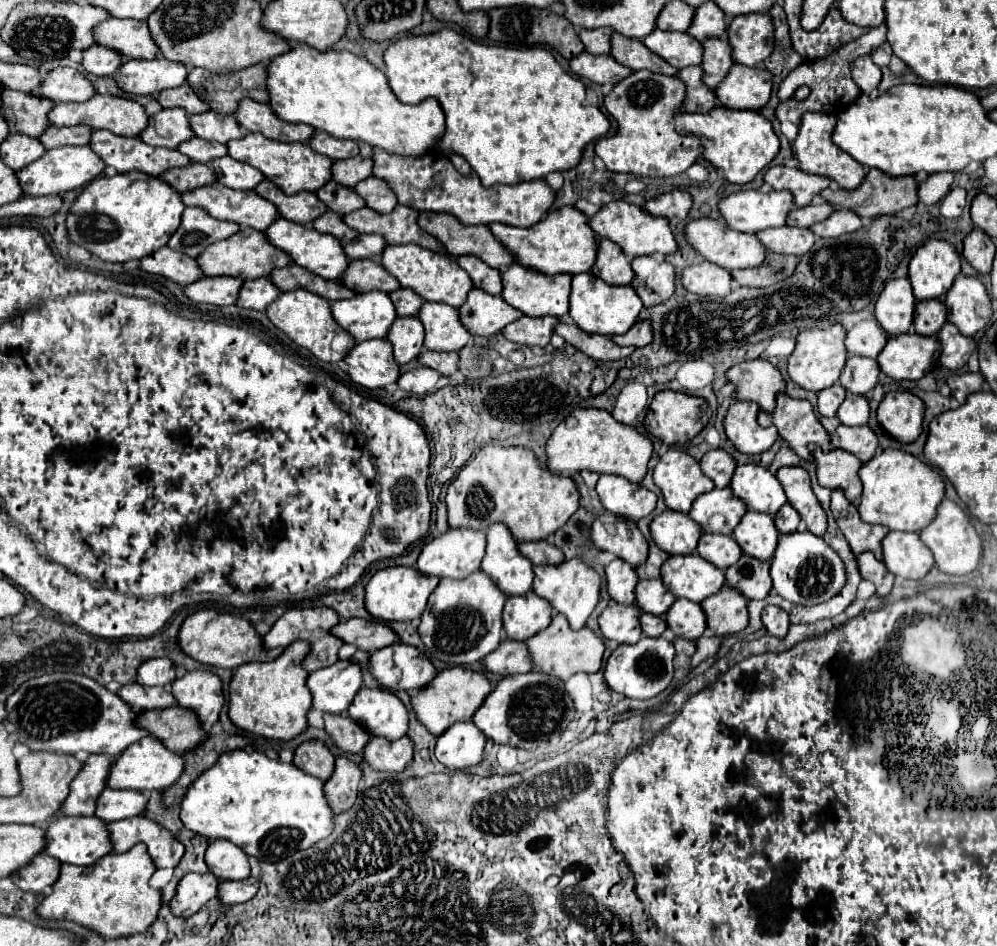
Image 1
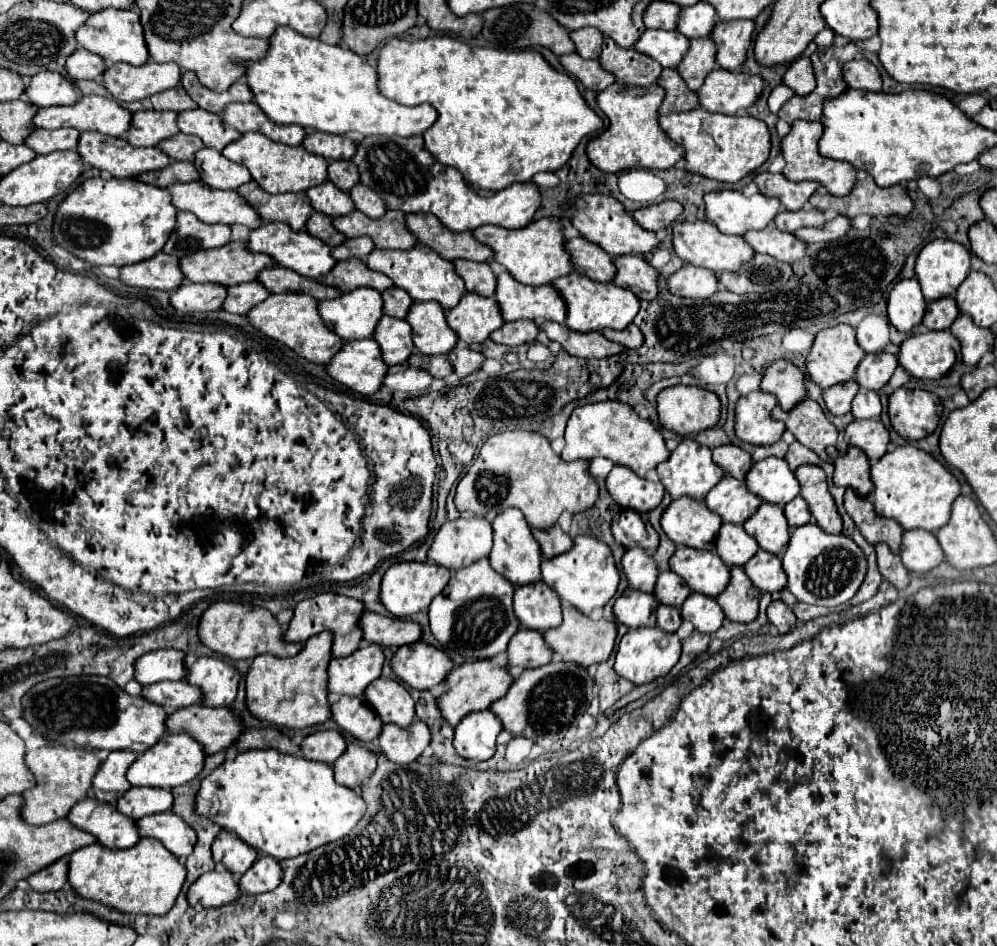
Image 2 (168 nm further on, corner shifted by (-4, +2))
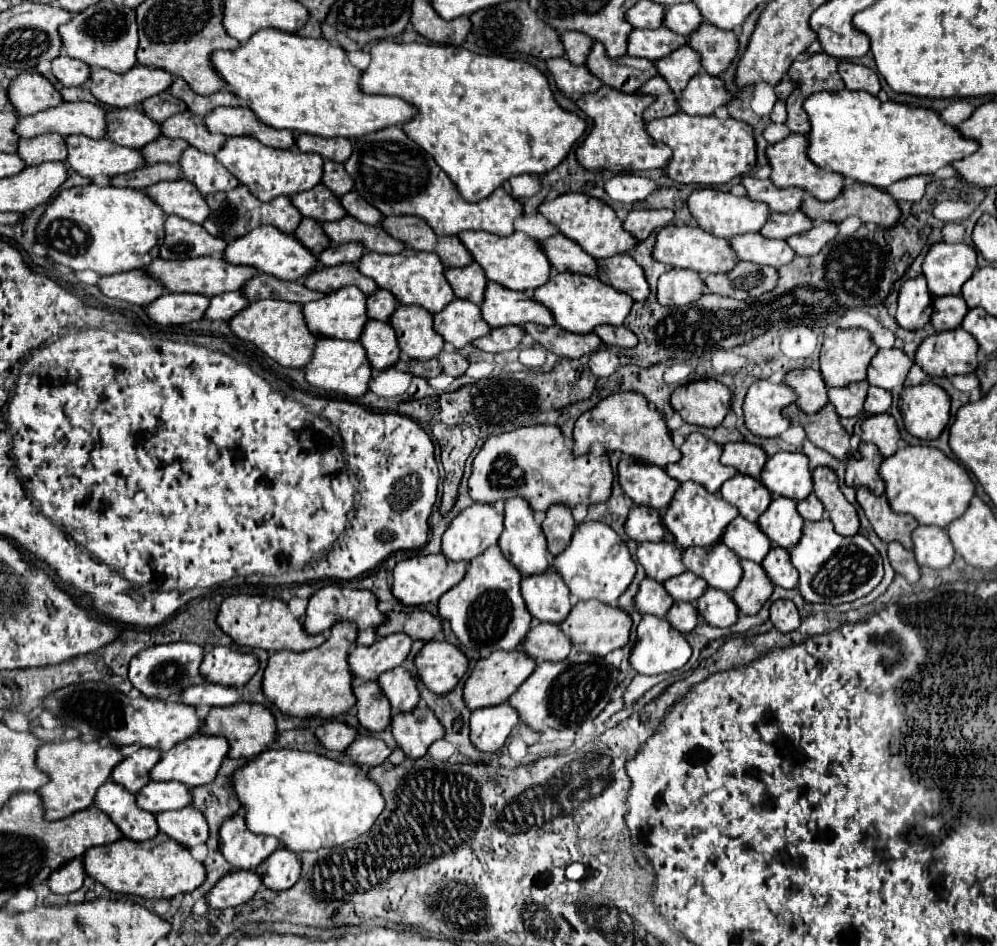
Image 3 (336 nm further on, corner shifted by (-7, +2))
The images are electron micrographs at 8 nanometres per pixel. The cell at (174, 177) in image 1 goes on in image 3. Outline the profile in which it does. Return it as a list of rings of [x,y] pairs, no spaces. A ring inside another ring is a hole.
[[[146,164],[140,166],[128,174],[120,174],[110,178],[112,186],[118,188],[134,188],[134,190],[144,190],[156,182],[162,180],[176,180],[180,178],[180,166],[178,164]]]

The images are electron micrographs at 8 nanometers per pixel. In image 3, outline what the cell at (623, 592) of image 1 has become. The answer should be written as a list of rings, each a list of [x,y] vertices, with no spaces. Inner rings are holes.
[[[642,542],[636,558],[644,566],[646,574],[658,582],[666,582],[668,578],[686,572],[682,564],[682,550],[676,542]]]

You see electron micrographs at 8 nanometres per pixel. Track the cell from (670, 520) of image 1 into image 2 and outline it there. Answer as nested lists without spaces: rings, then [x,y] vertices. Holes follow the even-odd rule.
[[[693,498],[673,500],[661,516],[663,532],[677,546],[713,550],[721,518],[707,508],[705,502]]]

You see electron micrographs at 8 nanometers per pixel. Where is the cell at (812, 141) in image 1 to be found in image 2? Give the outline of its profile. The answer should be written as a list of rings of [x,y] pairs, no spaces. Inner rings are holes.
[[[799,120],[793,122],[791,132],[783,138],[781,148],[783,148],[783,156],[787,160],[787,166],[783,168],[783,174],[787,178],[791,178],[793,182],[801,182],[801,180],[815,180],[821,186],[827,188],[829,194],[833,196],[845,196],[851,192],[851,186],[855,186],[855,170],[849,162],[839,162],[833,158],[823,158],[817,150],[817,142],[823,136],[823,124],[819,120],[815,122],[807,122],[807,120]]]

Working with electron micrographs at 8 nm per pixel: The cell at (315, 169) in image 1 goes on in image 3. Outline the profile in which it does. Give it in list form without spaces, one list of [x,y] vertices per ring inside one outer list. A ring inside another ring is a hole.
[[[234,136],[224,142],[216,152],[216,160],[230,170],[240,184],[244,184],[256,198],[270,202],[276,196],[294,196],[302,190],[310,190],[322,180],[324,160],[318,154],[304,154],[298,150],[276,150],[262,146],[258,140],[248,136]]]

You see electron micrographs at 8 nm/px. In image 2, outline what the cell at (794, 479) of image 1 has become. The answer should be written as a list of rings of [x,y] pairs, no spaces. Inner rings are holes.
[[[805,464],[795,470],[795,478],[801,484],[801,498],[807,502],[815,524],[827,532],[827,534],[839,534],[841,532],[841,516],[837,514],[835,502],[827,490],[825,472],[819,466]]]

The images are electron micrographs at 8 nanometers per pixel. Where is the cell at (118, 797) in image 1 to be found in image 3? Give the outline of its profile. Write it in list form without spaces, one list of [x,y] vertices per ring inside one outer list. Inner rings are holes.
[[[150,782],[138,792],[138,806],[150,810],[152,814],[178,810],[192,804],[192,794],[188,786],[180,782]]]

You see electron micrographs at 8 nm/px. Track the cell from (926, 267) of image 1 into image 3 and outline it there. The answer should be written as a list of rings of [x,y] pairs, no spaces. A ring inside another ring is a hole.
[[[936,242],[930,246],[924,264],[924,278],[934,296],[958,296],[964,282],[976,270],[976,250],[964,242]]]

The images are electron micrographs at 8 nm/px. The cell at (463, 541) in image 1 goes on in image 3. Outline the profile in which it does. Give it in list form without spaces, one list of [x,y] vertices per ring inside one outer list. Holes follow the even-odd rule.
[[[472,504],[460,512],[442,538],[442,554],[448,560],[472,560],[488,546],[496,544],[502,534],[502,514],[490,504]]]

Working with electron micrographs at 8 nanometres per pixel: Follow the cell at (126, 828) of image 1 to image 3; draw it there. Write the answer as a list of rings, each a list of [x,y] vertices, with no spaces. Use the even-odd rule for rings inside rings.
[[[186,806],[180,810],[168,810],[156,814],[160,832],[186,848],[194,848],[208,840],[208,822],[200,810]]]

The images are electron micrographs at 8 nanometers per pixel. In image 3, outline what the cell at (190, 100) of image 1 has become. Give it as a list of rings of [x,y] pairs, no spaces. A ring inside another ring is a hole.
[[[160,92],[160,94],[156,94],[156,96],[150,96],[148,100],[142,102],[142,106],[144,106],[144,114],[146,114],[150,120],[158,122],[158,124],[162,124],[162,122],[164,122],[166,118],[170,118],[172,114],[178,114],[178,112],[184,112],[184,110],[186,110],[184,102],[176,100],[176,98],[170,96],[168,92]]]

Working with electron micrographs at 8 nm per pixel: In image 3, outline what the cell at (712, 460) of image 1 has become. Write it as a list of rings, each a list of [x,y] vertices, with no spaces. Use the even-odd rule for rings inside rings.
[[[730,442],[724,446],[720,462],[724,466],[734,466],[740,474],[748,474],[758,478],[762,472],[762,466],[766,464],[768,456],[760,446],[754,446],[750,442]]]

